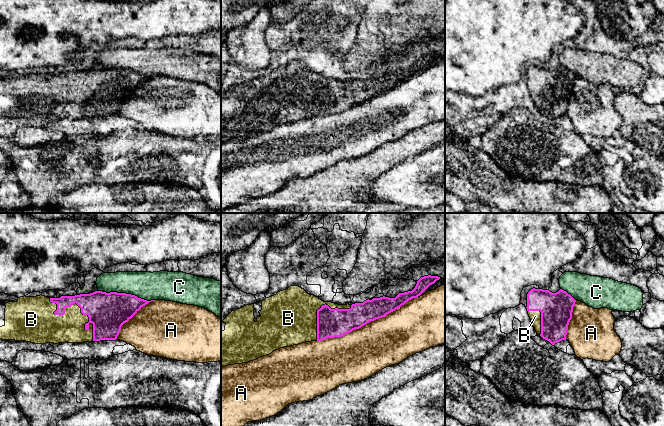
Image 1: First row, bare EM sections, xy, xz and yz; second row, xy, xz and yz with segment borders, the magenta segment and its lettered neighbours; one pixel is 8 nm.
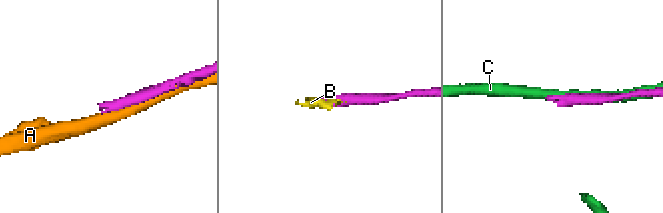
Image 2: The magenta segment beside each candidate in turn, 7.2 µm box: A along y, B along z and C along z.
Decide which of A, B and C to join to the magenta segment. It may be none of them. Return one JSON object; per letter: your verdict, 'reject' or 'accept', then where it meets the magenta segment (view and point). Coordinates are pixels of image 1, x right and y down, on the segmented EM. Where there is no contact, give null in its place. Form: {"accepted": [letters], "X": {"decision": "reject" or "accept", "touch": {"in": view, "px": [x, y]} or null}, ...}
{"accepted": ["B"], "A": {"decision": "reject", "touch": {"in": "xz", "px": [367, 322]}}, "B": {"decision": "accept", "touch": {"in": "xy", "px": [74, 302]}}, "C": {"decision": "reject", "touch": {"in": "xy", "px": [125, 293]}}}

